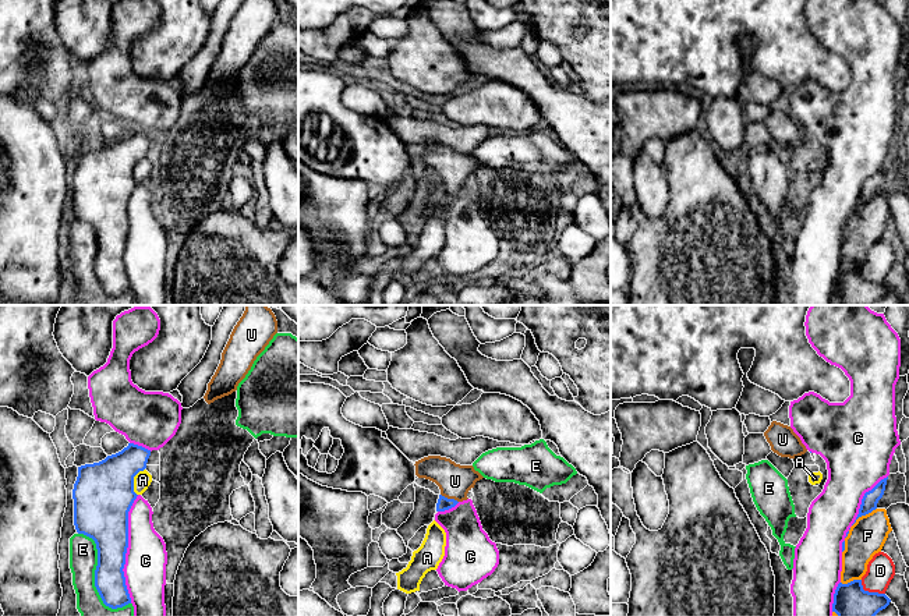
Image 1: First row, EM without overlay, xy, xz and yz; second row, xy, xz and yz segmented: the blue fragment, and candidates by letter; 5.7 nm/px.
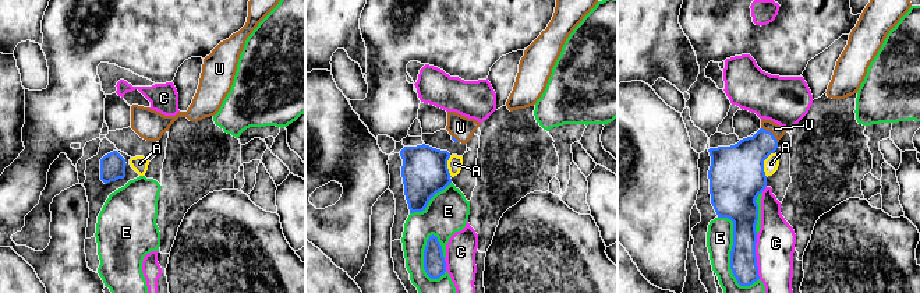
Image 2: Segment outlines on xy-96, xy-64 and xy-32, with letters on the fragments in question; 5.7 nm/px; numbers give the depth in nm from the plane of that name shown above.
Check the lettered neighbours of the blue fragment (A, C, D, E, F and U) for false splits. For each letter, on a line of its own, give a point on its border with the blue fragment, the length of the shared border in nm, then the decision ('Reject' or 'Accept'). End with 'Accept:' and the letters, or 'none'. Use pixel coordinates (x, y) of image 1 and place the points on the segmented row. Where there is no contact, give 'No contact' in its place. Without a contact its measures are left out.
A: Touches blue at xy (133, 481). Shared border 170 nm. Reject
C: Touches blue at xy (126, 549). Shared border 650 nm. Reject
D: Touches blue at yz (870, 593). Shared border 170 nm. Reject
E: Touches blue at xy (95, 577). Shared border 500 nm. Reject
F: Touches blue at yz (863, 514). Shared border 180 nm. Reject
U: Touches blue at xz (449, 499). Shared border 120 nm. Accept
Accept: U

